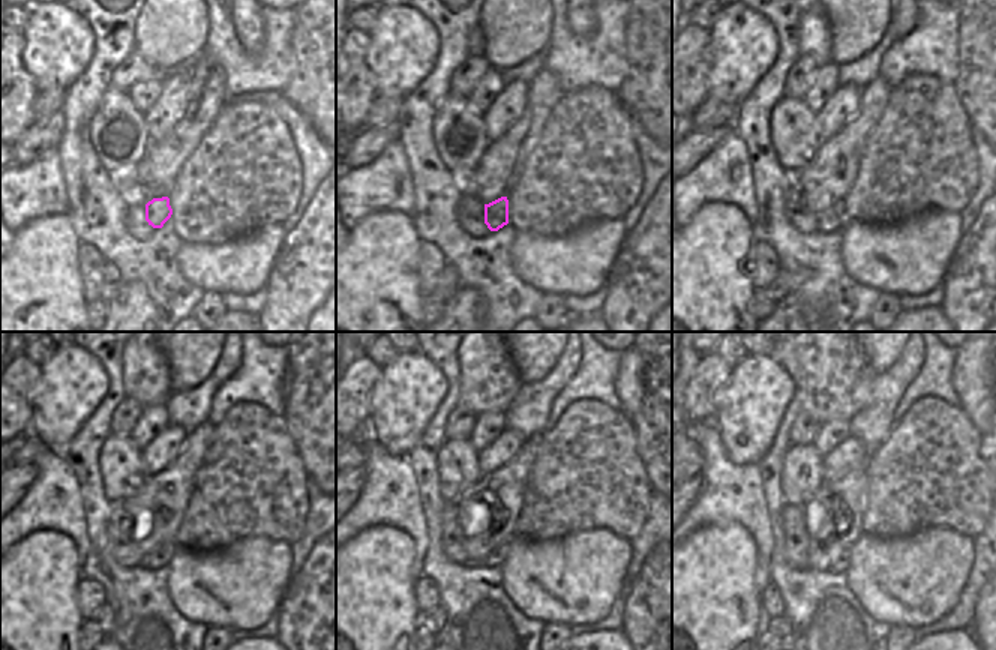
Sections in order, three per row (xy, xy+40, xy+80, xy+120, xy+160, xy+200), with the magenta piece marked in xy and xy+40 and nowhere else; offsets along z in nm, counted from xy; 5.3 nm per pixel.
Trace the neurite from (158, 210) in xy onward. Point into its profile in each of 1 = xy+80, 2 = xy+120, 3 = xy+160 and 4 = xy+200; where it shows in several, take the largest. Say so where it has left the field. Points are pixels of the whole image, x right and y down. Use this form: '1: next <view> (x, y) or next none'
1: next xy+80 (831, 219)
2: next xy+120 (159, 557)
3: next xy+160 (495, 557)
4: next xy+200 (839, 566)

